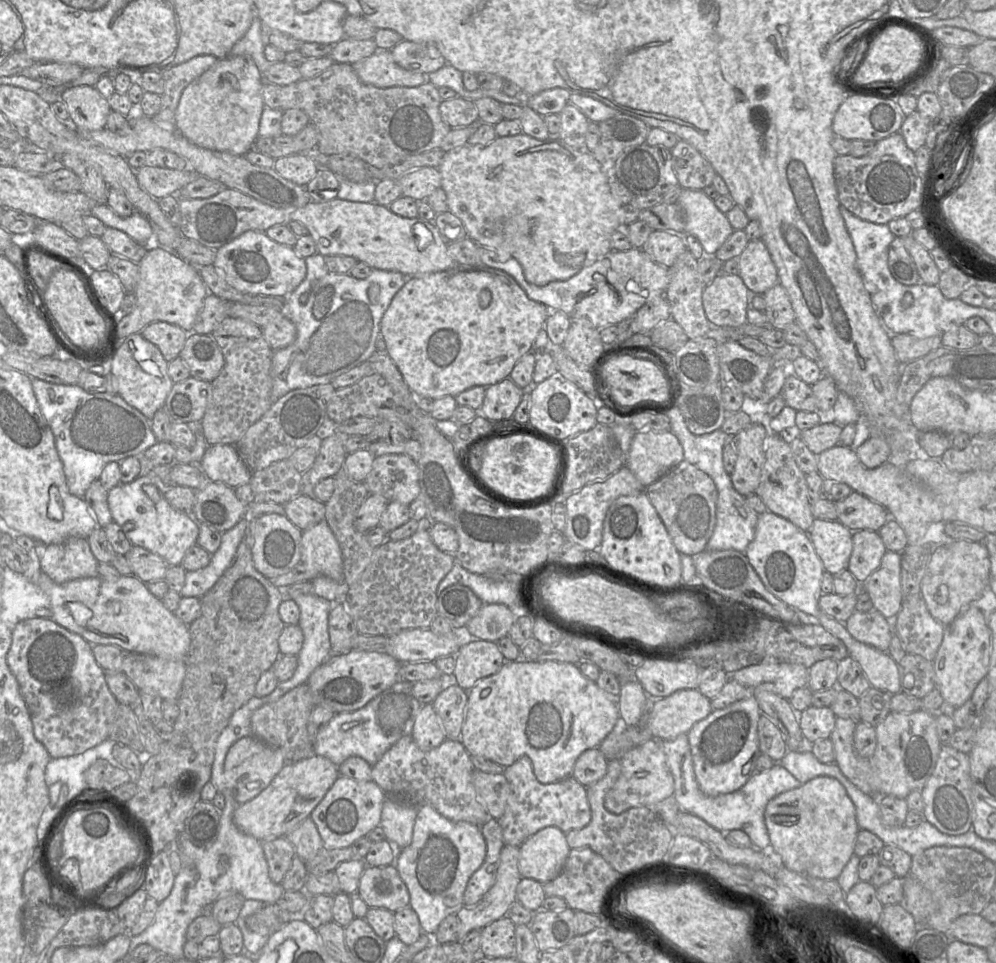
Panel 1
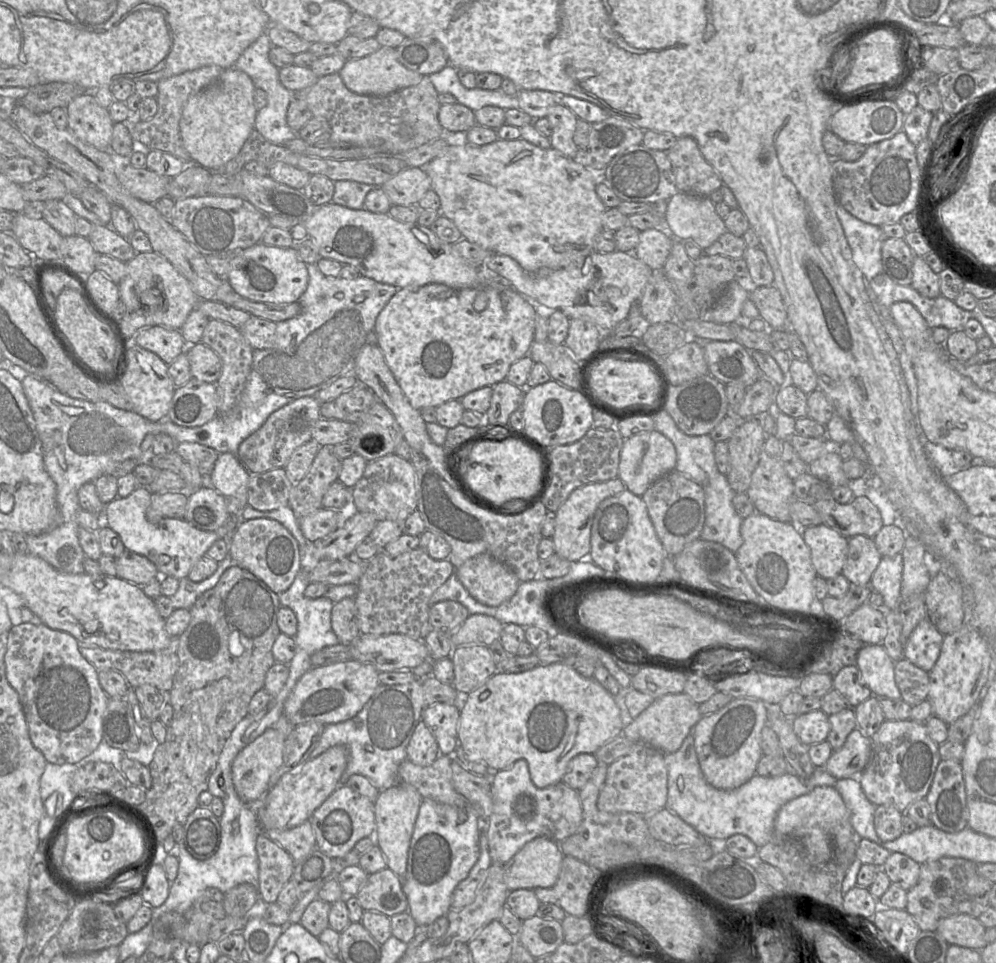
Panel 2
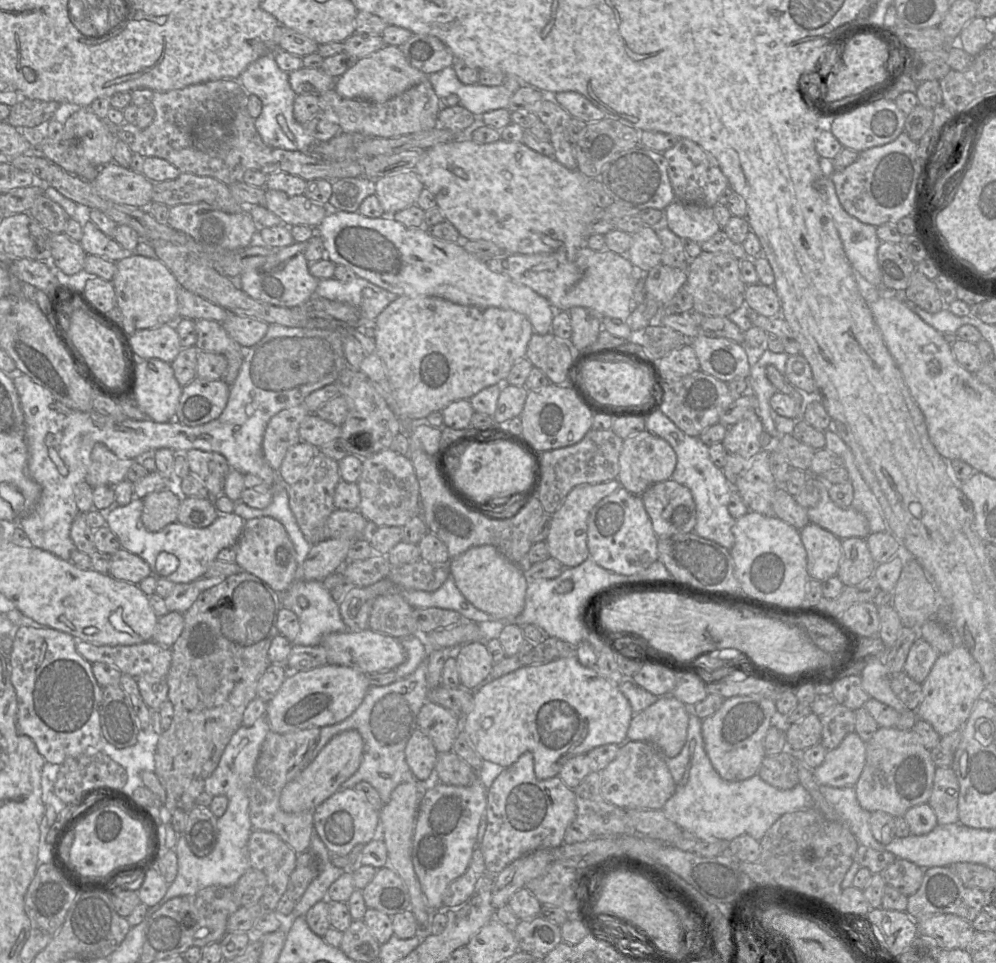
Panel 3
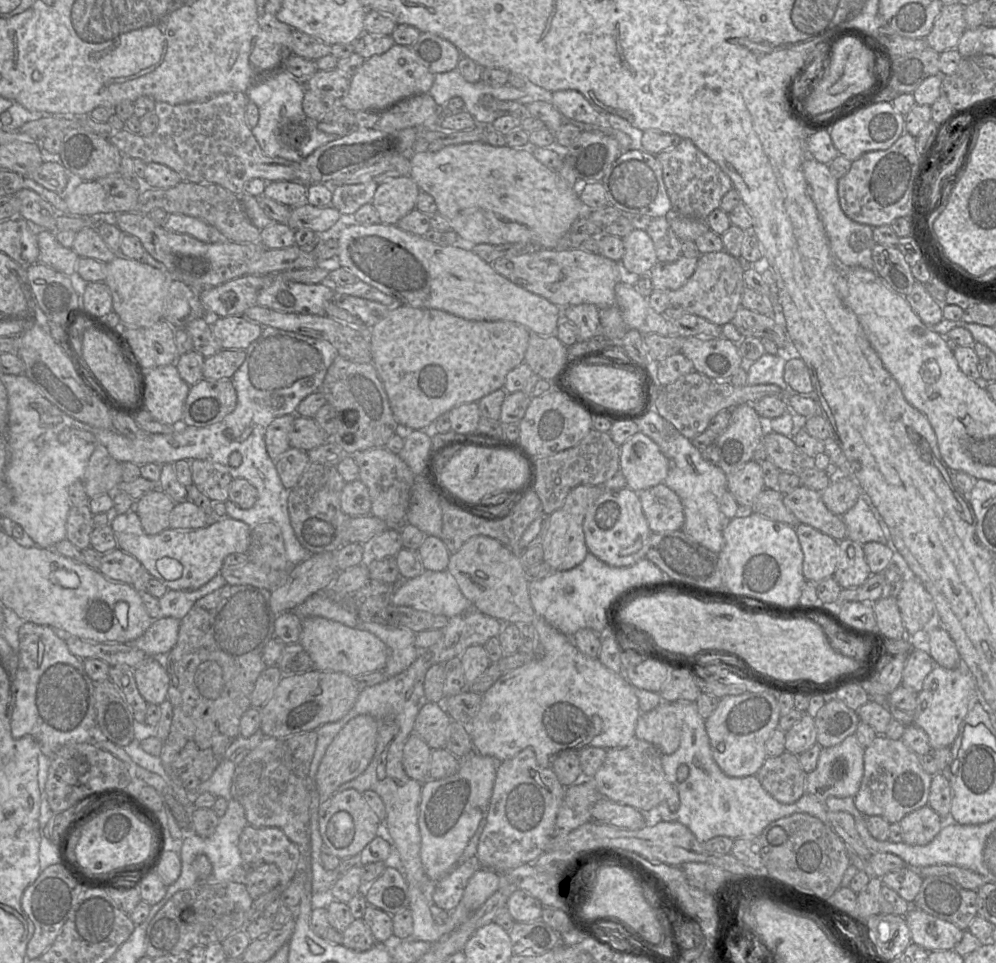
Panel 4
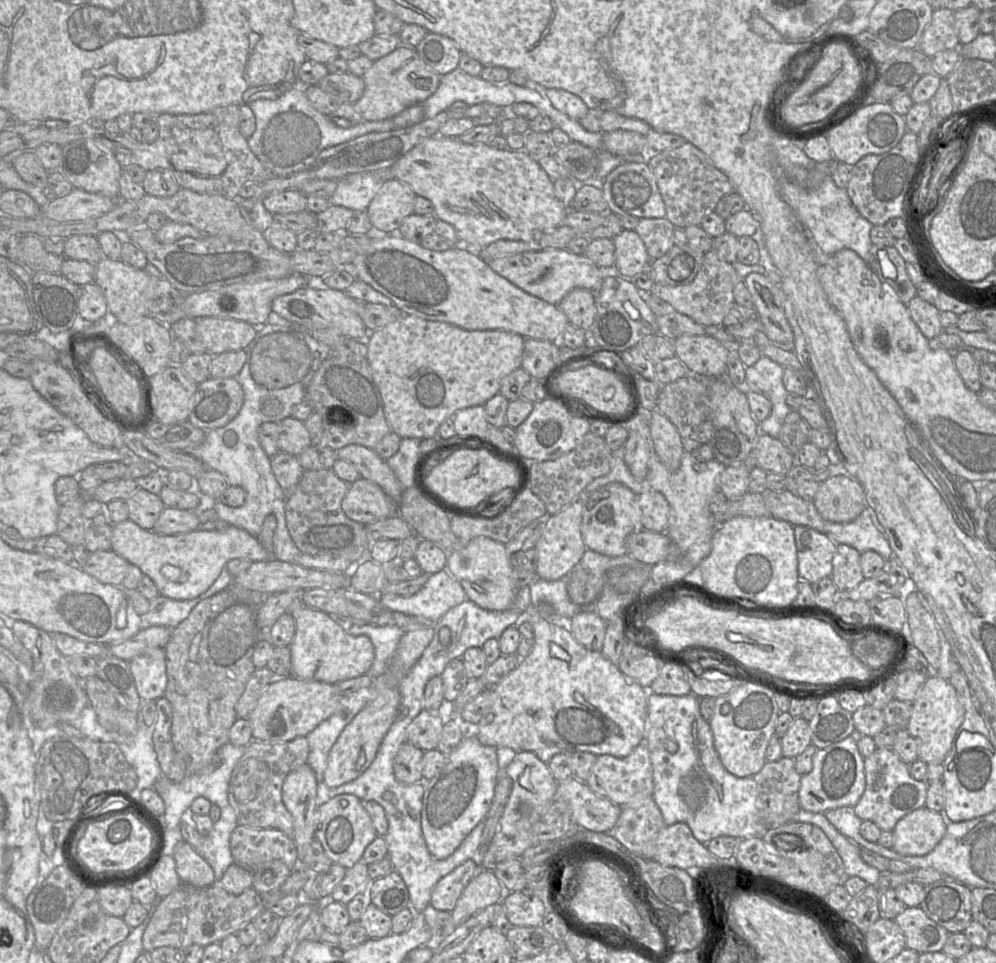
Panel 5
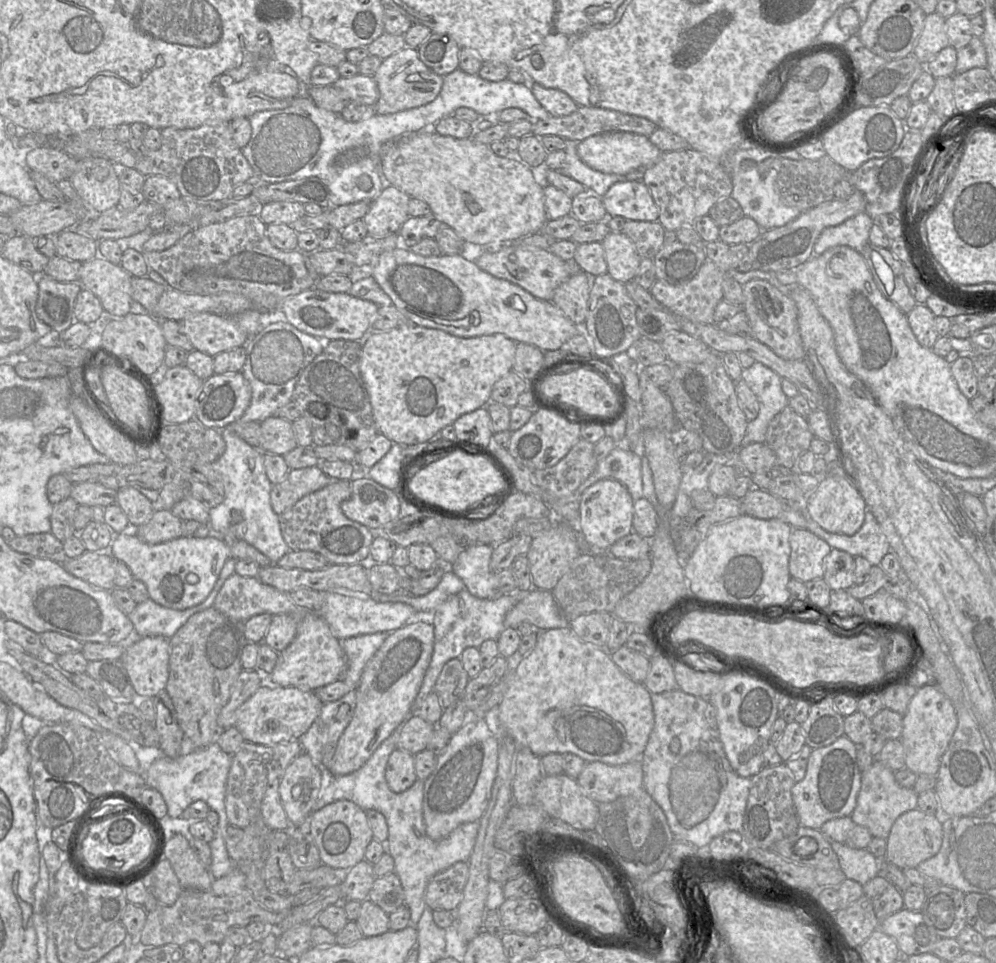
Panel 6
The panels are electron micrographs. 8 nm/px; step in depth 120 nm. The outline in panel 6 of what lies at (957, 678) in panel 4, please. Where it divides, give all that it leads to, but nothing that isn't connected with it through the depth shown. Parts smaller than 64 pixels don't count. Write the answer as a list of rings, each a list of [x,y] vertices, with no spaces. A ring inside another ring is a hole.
[[[927,684],[919,688],[903,716],[900,740],[904,748],[905,768],[917,776],[922,774],[936,776],[942,756],[948,748],[957,725],[957,708],[936,684]]]

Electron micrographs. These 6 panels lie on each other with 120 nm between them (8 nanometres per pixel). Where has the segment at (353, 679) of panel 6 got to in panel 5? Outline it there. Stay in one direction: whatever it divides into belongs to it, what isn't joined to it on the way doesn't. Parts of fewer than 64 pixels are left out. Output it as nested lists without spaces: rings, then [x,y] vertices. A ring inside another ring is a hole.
[[[349,620],[339,623],[351,635],[365,635],[371,640],[375,649],[375,658],[366,675],[375,679],[383,674],[387,670],[405,630],[396,625],[353,624]]]

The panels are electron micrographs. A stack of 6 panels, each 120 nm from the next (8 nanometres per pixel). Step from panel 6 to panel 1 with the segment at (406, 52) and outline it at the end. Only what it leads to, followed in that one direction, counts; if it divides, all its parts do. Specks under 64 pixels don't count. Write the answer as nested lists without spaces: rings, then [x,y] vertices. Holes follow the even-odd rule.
[[[378,50],[352,66],[361,82],[378,88],[415,87],[428,82],[428,74],[400,67],[394,61],[390,50]]]

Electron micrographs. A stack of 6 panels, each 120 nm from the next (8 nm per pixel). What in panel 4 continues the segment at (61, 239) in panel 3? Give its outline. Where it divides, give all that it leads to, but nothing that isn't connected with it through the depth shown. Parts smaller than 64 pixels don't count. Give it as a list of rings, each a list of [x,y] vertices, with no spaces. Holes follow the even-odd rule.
[[[36,229],[39,257],[38,262],[58,272],[71,276],[76,271],[80,258],[72,248],[62,246],[55,238],[55,233],[47,229]]]

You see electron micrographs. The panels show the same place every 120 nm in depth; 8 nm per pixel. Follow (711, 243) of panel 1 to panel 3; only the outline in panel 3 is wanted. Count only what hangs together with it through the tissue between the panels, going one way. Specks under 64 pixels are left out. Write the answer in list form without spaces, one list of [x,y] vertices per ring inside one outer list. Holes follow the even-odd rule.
[[[675,200],[664,210],[664,218],[674,234],[698,244],[709,240],[721,230],[714,217],[713,207]]]

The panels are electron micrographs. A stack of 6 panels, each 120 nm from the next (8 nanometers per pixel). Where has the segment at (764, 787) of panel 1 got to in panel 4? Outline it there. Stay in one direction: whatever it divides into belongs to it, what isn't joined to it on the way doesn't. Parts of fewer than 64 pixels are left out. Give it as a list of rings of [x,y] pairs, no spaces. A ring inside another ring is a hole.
[[[676,701],[671,702],[672,713],[680,723],[681,741],[679,748],[672,754],[662,754],[661,763],[666,779],[678,791],[680,806],[675,811],[670,811],[667,802],[661,802],[653,811],[641,811],[654,815],[662,821],[679,822],[685,825],[700,841],[705,843],[716,836],[726,836],[733,840],[737,838],[759,837],[763,829],[771,822],[789,816],[793,813],[808,813],[829,825],[828,810],[824,802],[819,801],[810,793],[804,793],[796,802],[783,804],[775,800],[761,785],[756,775],[744,777],[730,777],[726,775],[715,762],[710,746],[710,739],[705,729],[705,720],[699,715],[696,702]]]

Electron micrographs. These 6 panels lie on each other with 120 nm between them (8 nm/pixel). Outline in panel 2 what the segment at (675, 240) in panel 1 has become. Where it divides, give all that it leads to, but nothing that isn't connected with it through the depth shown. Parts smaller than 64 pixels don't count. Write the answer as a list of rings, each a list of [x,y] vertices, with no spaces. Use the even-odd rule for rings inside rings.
[[[669,226],[664,230],[647,229],[640,233],[633,253],[653,271],[661,271],[671,252],[673,240]]]

